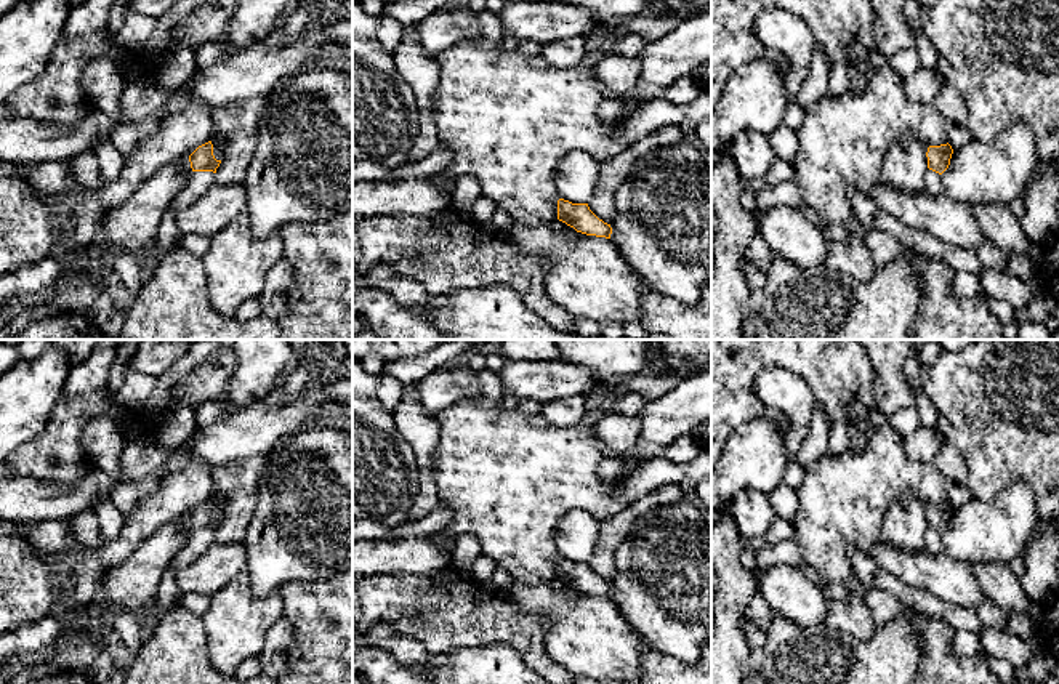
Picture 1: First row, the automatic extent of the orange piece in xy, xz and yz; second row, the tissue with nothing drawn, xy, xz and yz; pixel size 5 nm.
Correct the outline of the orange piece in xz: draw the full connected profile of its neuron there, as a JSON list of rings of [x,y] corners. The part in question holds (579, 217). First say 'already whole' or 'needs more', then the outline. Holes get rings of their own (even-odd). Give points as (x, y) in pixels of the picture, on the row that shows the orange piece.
already whole | [[[558,200],[558,219],[574,227],[577,232],[596,237],[610,239],[610,224],[599,219],[588,207],[588,203],[572,203],[569,200]]]

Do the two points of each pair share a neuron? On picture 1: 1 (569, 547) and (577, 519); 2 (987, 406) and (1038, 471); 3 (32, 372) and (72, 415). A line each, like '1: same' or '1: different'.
1: same
2: same
3: different

